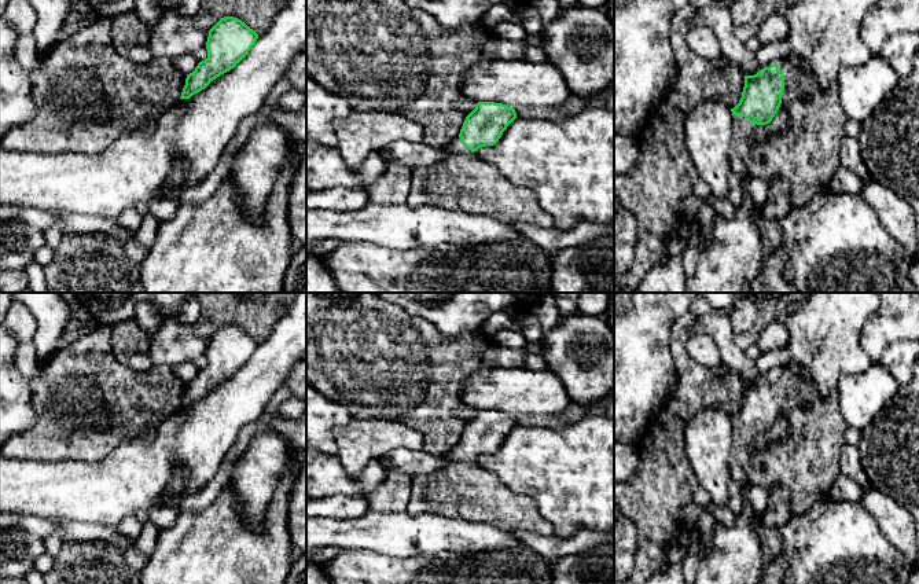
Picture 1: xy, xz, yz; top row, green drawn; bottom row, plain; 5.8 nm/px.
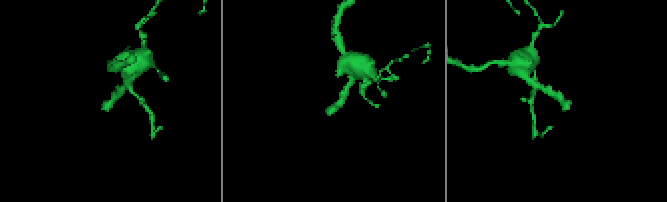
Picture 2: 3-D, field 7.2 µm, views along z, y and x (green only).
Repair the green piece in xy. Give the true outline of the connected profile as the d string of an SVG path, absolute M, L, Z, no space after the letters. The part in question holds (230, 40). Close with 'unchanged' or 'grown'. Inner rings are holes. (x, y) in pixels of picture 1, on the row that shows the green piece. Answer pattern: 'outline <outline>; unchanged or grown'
outline M234 16L221 18L206 41L207 58L187 74L180 99L190 99L213 80L234 69L256 44L258 34Z; unchanged

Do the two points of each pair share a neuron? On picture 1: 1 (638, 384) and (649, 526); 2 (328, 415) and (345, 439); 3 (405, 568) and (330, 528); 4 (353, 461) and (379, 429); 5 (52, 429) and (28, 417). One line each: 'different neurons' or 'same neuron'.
1: different neurons
2: different neurons
3: different neurons
4: same neuron
5: different neurons

